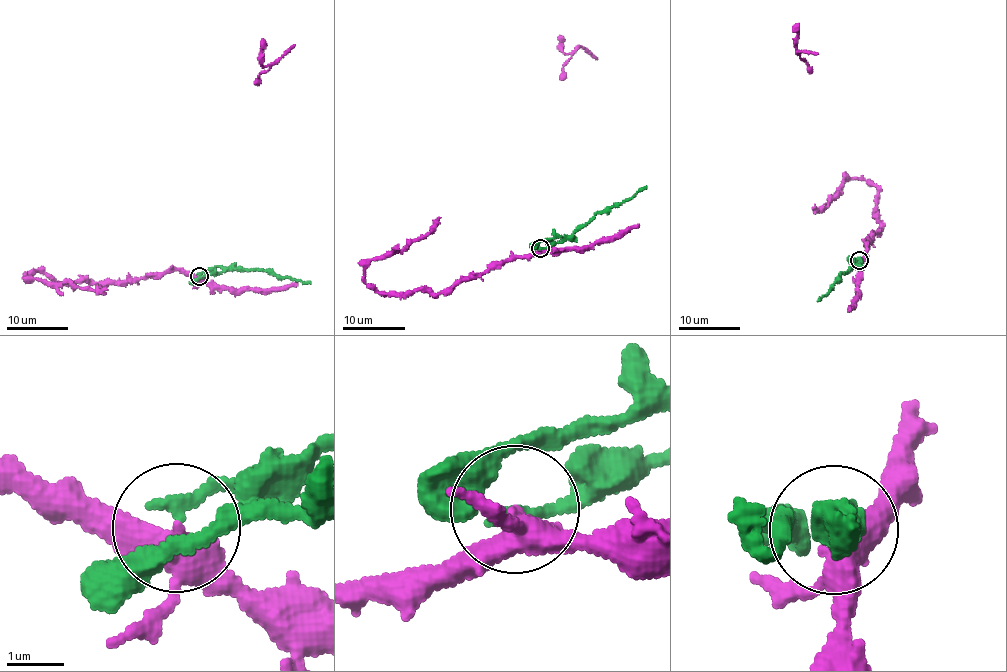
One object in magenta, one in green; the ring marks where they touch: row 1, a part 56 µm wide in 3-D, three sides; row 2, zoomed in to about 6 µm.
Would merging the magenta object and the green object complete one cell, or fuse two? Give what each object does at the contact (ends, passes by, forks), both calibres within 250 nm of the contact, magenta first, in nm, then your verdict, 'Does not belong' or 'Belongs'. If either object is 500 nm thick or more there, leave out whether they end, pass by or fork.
At the ring magenta forks. At the ring green ends. Thickness 320 nm (magenta) against 200 nm. Does not belong

